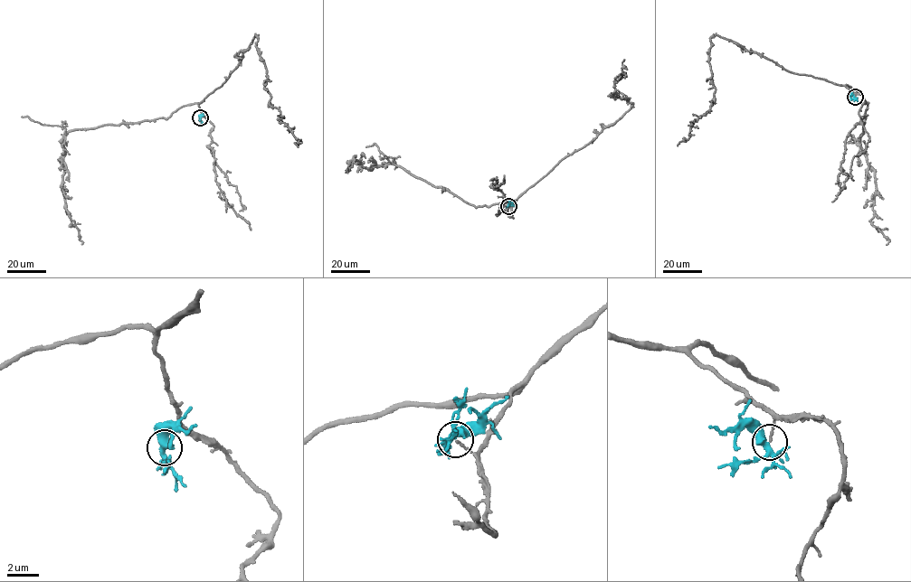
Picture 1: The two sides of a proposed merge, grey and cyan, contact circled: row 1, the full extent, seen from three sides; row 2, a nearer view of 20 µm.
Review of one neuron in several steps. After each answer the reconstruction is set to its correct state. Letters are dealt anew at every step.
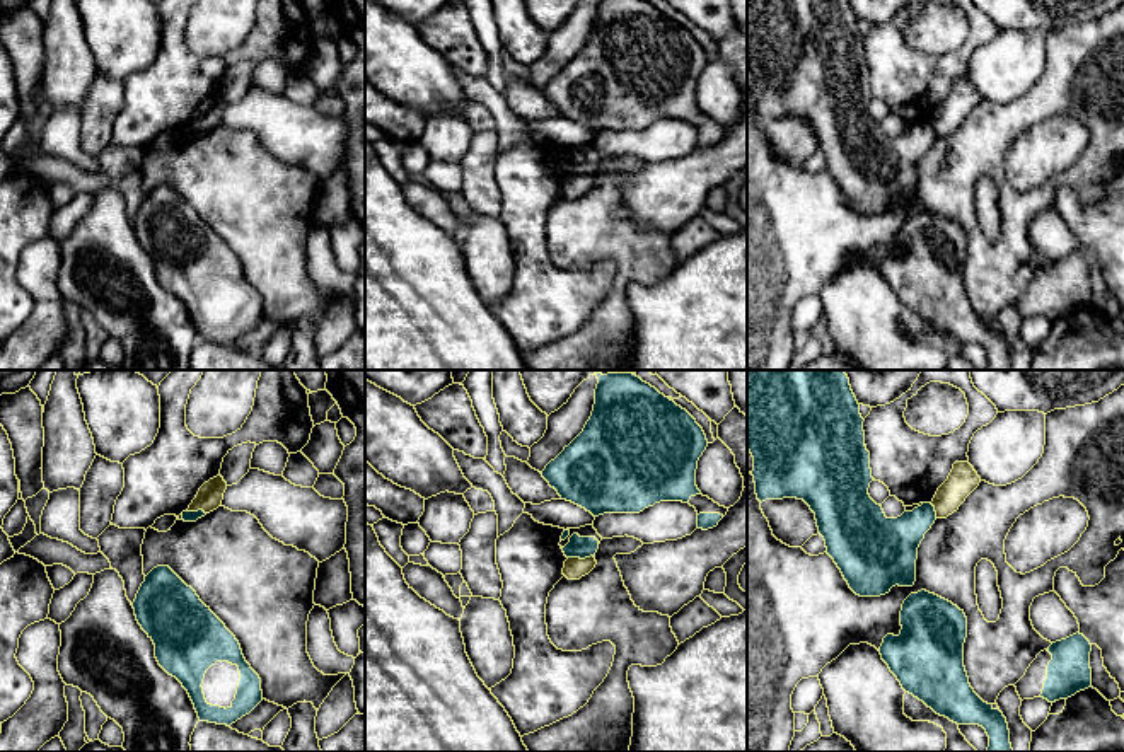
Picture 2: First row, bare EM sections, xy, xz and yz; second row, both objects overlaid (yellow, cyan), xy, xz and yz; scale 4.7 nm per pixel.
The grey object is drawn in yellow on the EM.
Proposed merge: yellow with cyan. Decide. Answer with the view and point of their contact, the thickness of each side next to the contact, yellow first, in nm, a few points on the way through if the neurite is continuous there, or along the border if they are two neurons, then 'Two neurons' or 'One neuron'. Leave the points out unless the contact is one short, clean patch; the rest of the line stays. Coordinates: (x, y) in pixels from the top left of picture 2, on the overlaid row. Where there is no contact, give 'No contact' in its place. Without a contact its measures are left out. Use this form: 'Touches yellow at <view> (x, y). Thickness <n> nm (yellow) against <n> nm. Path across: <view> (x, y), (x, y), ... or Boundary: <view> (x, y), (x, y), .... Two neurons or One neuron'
Touches yellow at xz (579, 558). Thickness 100 nm (yellow) against 100 nm. Boundary: xz (592, 555), (568, 558). Two neurons

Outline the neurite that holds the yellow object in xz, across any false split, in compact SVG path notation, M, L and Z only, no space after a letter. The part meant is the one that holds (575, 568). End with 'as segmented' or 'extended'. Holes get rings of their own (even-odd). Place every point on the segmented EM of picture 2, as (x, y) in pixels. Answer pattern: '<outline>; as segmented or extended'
M594 556L580 559L580 558L568 558L565 561L563 575L568 580L580 580L582 576L588 575L595 568L597 561Z; as segmented

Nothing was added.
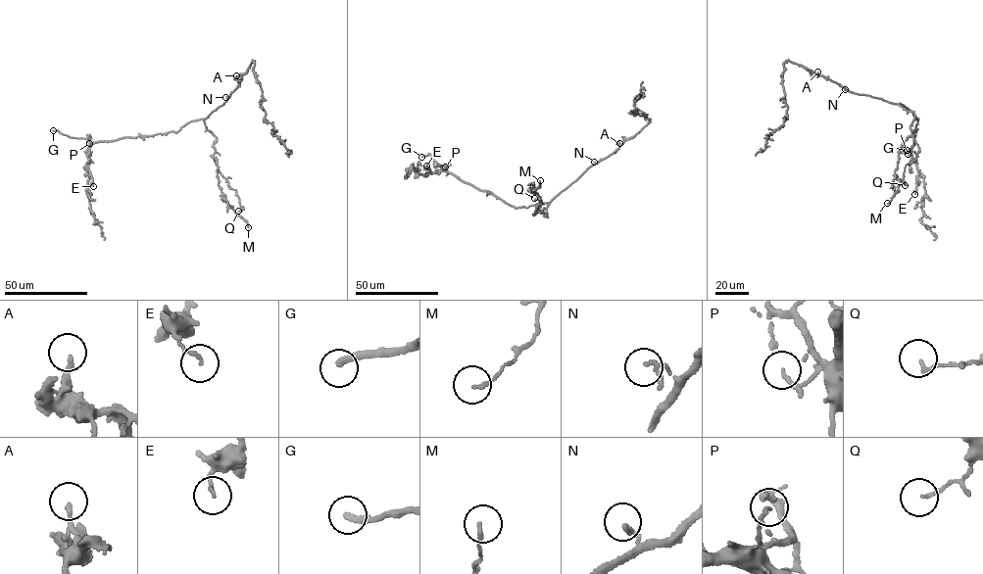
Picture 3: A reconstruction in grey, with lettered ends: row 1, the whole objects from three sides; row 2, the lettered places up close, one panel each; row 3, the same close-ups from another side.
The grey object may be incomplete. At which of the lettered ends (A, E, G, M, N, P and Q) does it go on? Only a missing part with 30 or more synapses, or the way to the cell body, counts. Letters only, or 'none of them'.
G

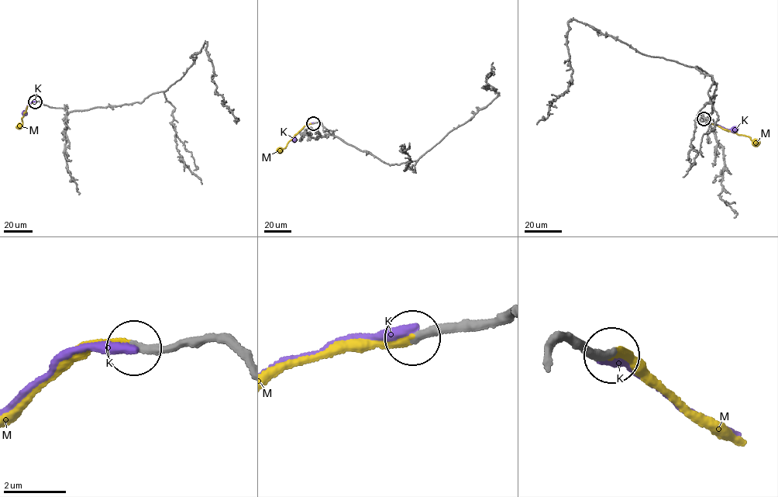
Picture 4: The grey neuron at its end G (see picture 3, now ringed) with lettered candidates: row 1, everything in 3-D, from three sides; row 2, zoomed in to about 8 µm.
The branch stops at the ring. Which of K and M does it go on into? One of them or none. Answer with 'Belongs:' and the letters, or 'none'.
Belongs: M

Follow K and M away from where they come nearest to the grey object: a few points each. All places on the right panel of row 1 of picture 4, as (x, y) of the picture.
K: (703, 119), (728, 129), (734, 129)
M: (703, 119), (724, 129), (747, 136), (757, 143)

